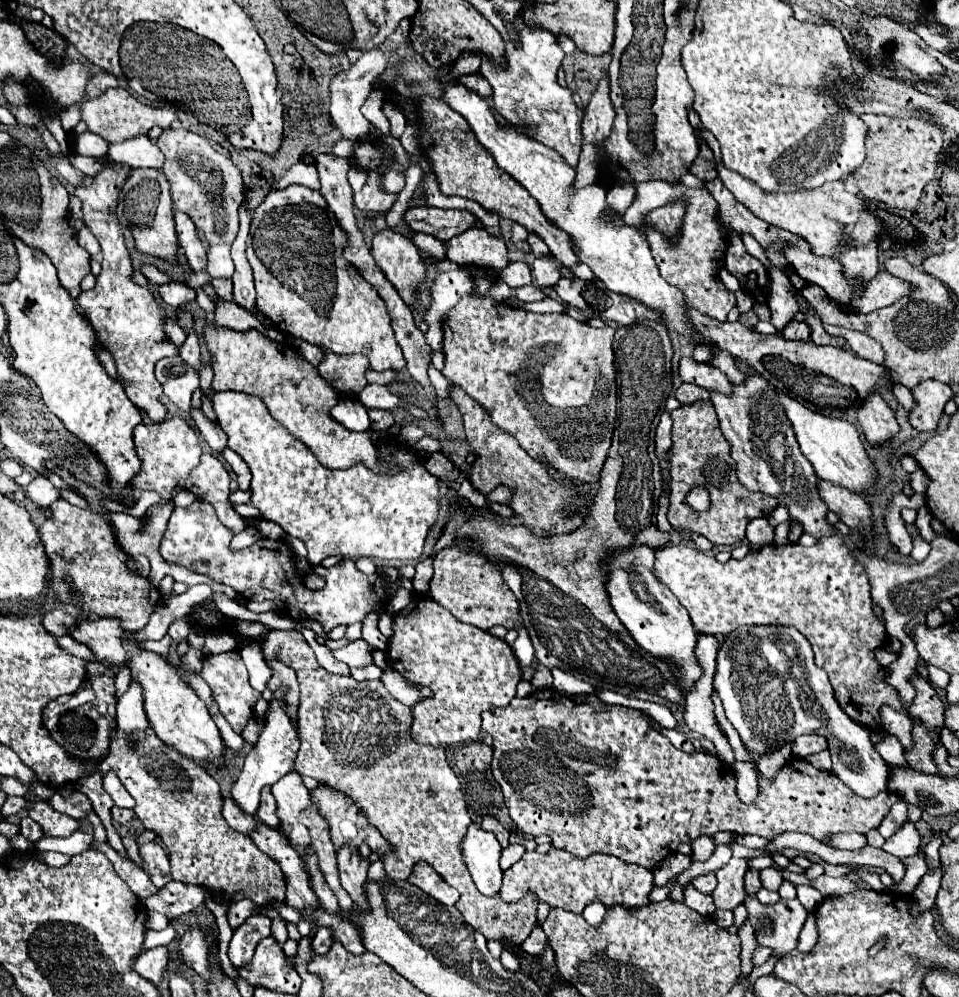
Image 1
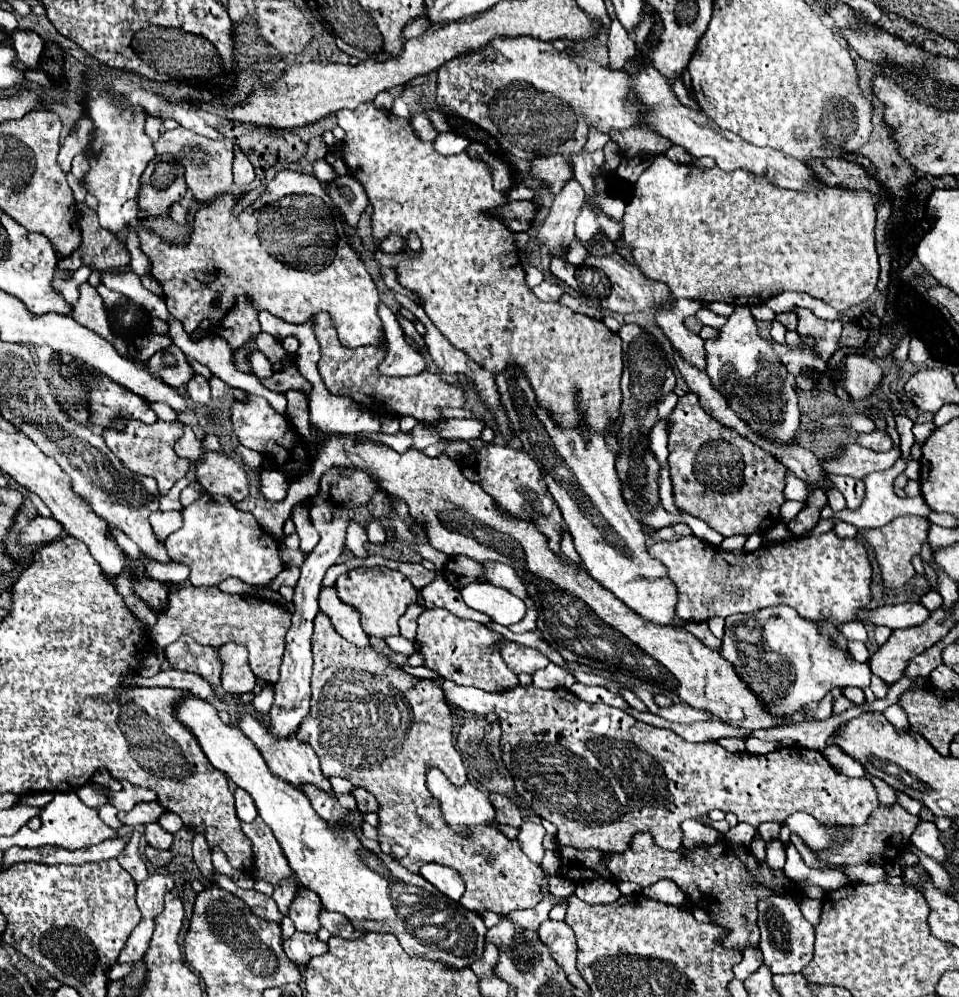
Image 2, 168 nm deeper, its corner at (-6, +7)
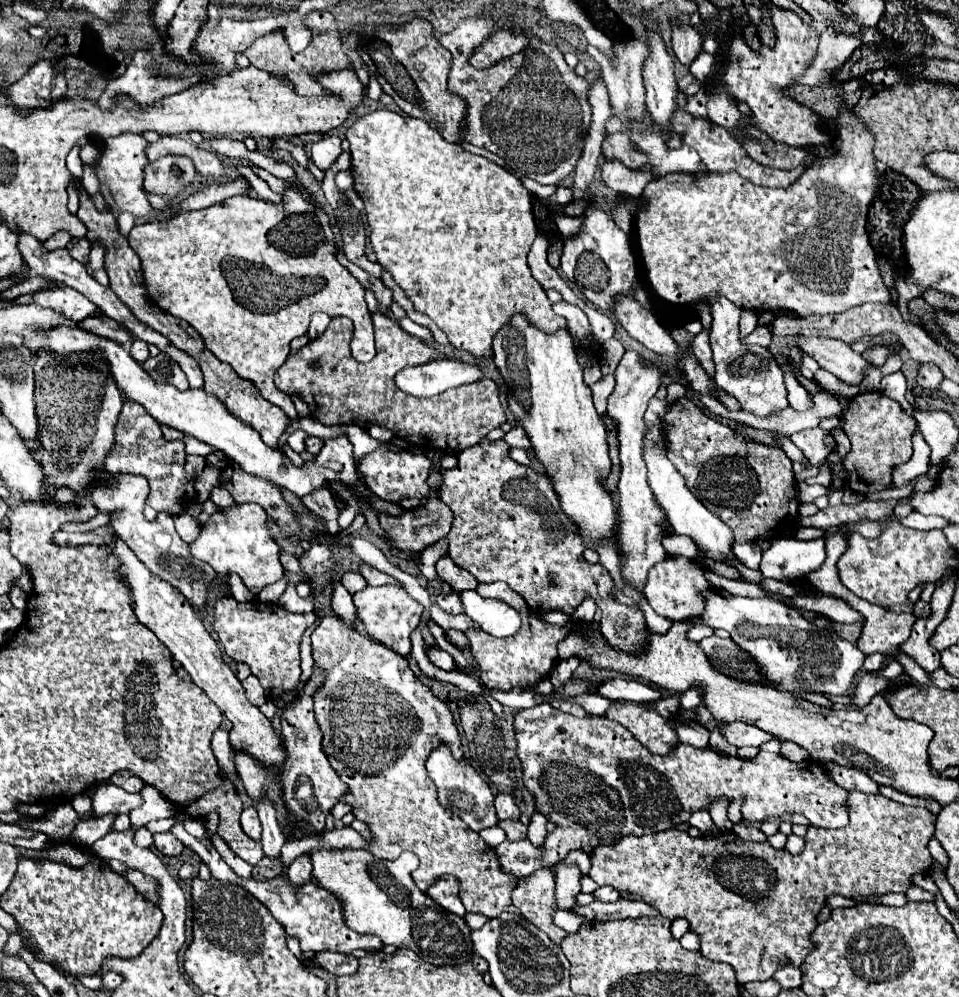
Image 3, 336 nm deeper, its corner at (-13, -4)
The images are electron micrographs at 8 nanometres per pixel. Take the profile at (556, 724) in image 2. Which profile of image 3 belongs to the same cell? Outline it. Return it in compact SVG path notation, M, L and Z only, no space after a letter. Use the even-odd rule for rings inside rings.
M539 704L539 706L533 706L533 708L525 708L525 710L519 710L517 716L515 716L515 732L517 732L517 756L521 758L523 762L523 780L525 780L525 786L531 790L531 794L535 796L535 806L541 814L545 814L551 822L557 824L557 830L547 834L545 838L545 846L543 850L539 850L537 854L537 860L531 860L531 842L503 842L495 848L495 854L499 856L499 868L503 868L503 872L507 874L513 874L517 878L523 878L523 876L529 876L533 874L537 868L543 868L543 866L555 866L559 860L563 860L571 850L585 850L587 854L595 848L595 846L601 846L601 844L615 844L615 840L619 840L619 836L625 836L625 834L633 834L633 836L645 836L645 834L657 834L657 832L663 832L663 830L669 830L669 828L675 828L677 824L681 822L687 822L687 818L691 816L691 812L699 810L699 808L709 808L711 802L715 798L721 798L721 796L727 796L729 800L735 800L735 798L745 798L745 804L743 804L743 818L745 820L751 820L751 822L763 822L763 820L769 820L769 818L781 818L785 814L793 814L793 812L799 812L799 814L805 814L809 818L809 822L813 826L819 826L819 828L839 828L839 826L845 826L847 824L847 806L845 806L845 798L847 798L847 790L837 786L827 774L825 770L819 766L819 762L815 760L803 760L803 762L791 762L791 760L785 760L783 756L779 754L771 754L771 752L759 752L753 760L743 760L743 758L733 758L733 756L723 756L711 748L695 748L695 746L689 746L689 744L679 744L671 756L655 756L651 754L647 748L643 748L643 744L639 744L631 732L627 732L627 728L623 728L621 724L609 720L609 718L575 718L571 714L565 714L561 710L555 710L551 708L549 704Z

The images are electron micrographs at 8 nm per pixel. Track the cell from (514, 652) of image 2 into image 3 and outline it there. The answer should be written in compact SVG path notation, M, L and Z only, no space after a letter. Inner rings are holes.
M503 582L479 584L477 592L485 598L497 598L497 600L503 600L505 604L515 606L515 610L519 610L519 614L523 616L523 624L519 632L511 638L491 638L487 632L481 632L479 628L469 628L463 632L467 638L467 650L477 662L477 670L479 670L483 684L489 690L509 692L513 688L535 686L537 682L547 678L547 674L553 670L557 662L557 642L567 638L569 628L549 626L541 622L541 618L535 612L531 612L531 608L527 608L527 602L523 600L523 596L519 596L517 592L511 592L511 588L507 588L507 584Z

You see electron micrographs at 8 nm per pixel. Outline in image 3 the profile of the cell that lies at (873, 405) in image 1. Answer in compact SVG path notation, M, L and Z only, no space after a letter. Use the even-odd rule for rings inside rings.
M797 334L795 338L799 350L811 356L821 368L829 370L847 384L861 384L865 368L869 364L847 342L825 336L803 336L803 334Z

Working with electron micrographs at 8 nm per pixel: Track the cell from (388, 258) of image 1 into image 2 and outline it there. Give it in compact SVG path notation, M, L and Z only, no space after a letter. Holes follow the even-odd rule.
M386 237L386 241L380 243L382 253L398 253L400 249L404 249L404 241L400 241L400 237Z

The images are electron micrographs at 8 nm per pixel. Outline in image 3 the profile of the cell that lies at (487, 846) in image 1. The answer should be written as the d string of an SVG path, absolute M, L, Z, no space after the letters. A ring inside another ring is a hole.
M439 744L431 752L431 756L425 762L425 768L437 786L439 802L445 804L445 808L449 806L451 812L455 812L465 824L471 824L471 828L481 826L479 830L487 828L489 824L497 824L495 806L493 806L495 796L493 796L489 784L479 776L479 772L475 772L475 768L467 760L455 760L451 756L451 748L447 748L447 744Z

